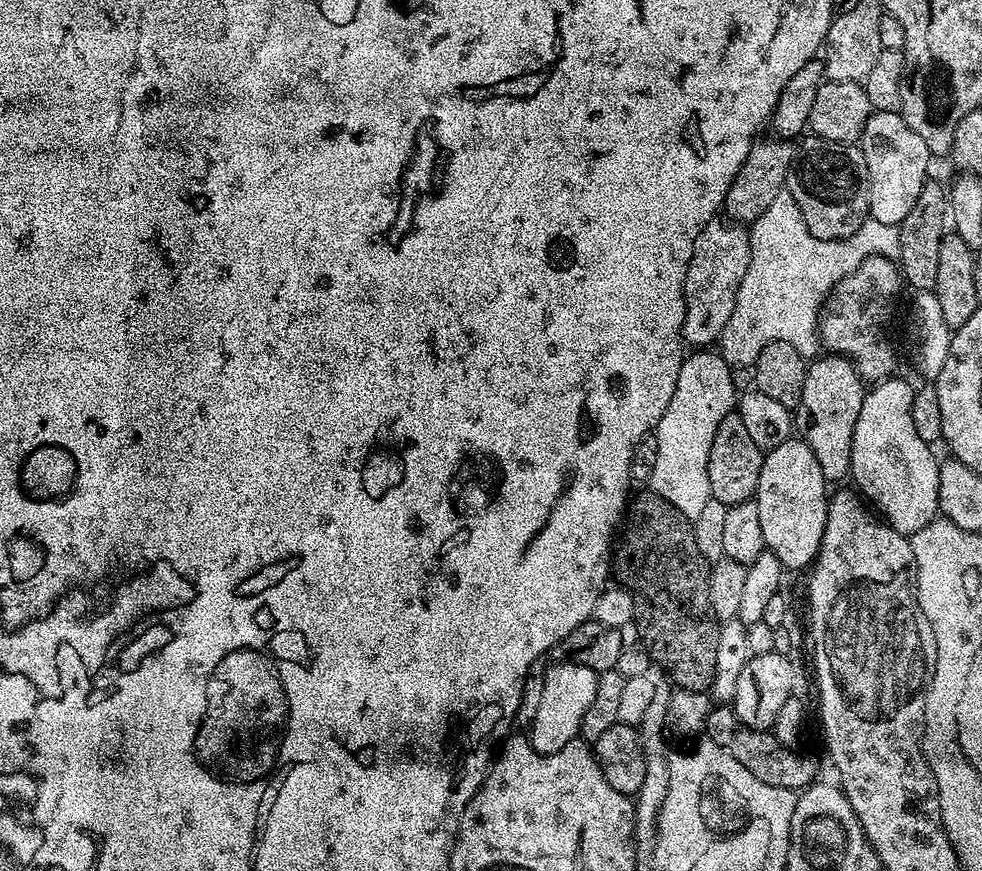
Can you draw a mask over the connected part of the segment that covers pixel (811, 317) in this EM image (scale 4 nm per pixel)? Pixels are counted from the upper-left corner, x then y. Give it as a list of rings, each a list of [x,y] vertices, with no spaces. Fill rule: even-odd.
[[[787,190],[777,194],[764,213],[752,221],[750,235],[750,266],[738,286],[734,314],[730,314],[730,322],[726,322],[726,330],[722,330],[718,341],[720,355],[733,366],[755,365],[760,351],[775,340],[790,342],[806,358],[815,357],[822,348],[818,331],[820,313],[837,282],[866,258],[896,258],[900,254],[899,227],[871,218],[845,240],[814,238],[806,230],[794,194]]]

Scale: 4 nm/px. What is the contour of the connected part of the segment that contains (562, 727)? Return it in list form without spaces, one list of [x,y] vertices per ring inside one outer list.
[[[552,664],[545,670],[544,681],[540,684],[540,697],[536,700],[536,713],[532,716],[532,729],[527,729],[526,732],[538,755],[554,754],[562,750],[566,742],[580,736],[582,717],[585,716],[590,702],[594,702],[594,693],[597,690],[598,674],[585,664]]]

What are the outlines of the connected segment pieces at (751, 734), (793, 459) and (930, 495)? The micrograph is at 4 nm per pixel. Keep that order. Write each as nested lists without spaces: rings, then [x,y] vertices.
[[[713,707],[708,713],[703,731],[707,739],[713,740],[715,744],[722,746],[722,750],[738,758],[738,762],[742,762],[742,766],[746,766],[746,770],[750,770],[750,774],[758,778],[758,782],[766,782],[779,788],[803,790],[817,779],[814,757],[803,756],[800,750],[782,746],[782,742],[778,742],[778,738],[773,736],[771,731],[759,732],[748,728],[737,718],[731,707]]]
[[[793,438],[764,452],[762,474],[758,474],[754,497],[758,506],[758,523],[762,525],[765,549],[782,562],[785,570],[807,569],[820,553],[829,495],[830,488],[822,469],[818,467],[810,446],[806,446],[803,440]]]
[[[889,378],[873,383],[871,387],[865,391],[864,401],[862,402],[862,414],[858,414],[858,426],[854,426],[854,446],[852,447],[852,470],[850,473],[851,479],[856,479],[855,487],[858,489],[861,497],[877,513],[882,514],[883,519],[894,530],[898,530],[903,536],[912,538],[918,530],[929,527],[932,521],[937,519],[940,512],[940,499],[938,498],[938,474],[940,473],[940,464],[933,449],[926,443],[922,442],[922,438],[918,438],[918,430],[914,430],[914,421],[910,419],[910,402],[914,391],[913,385],[908,385],[904,380],[896,380],[897,378]]]

